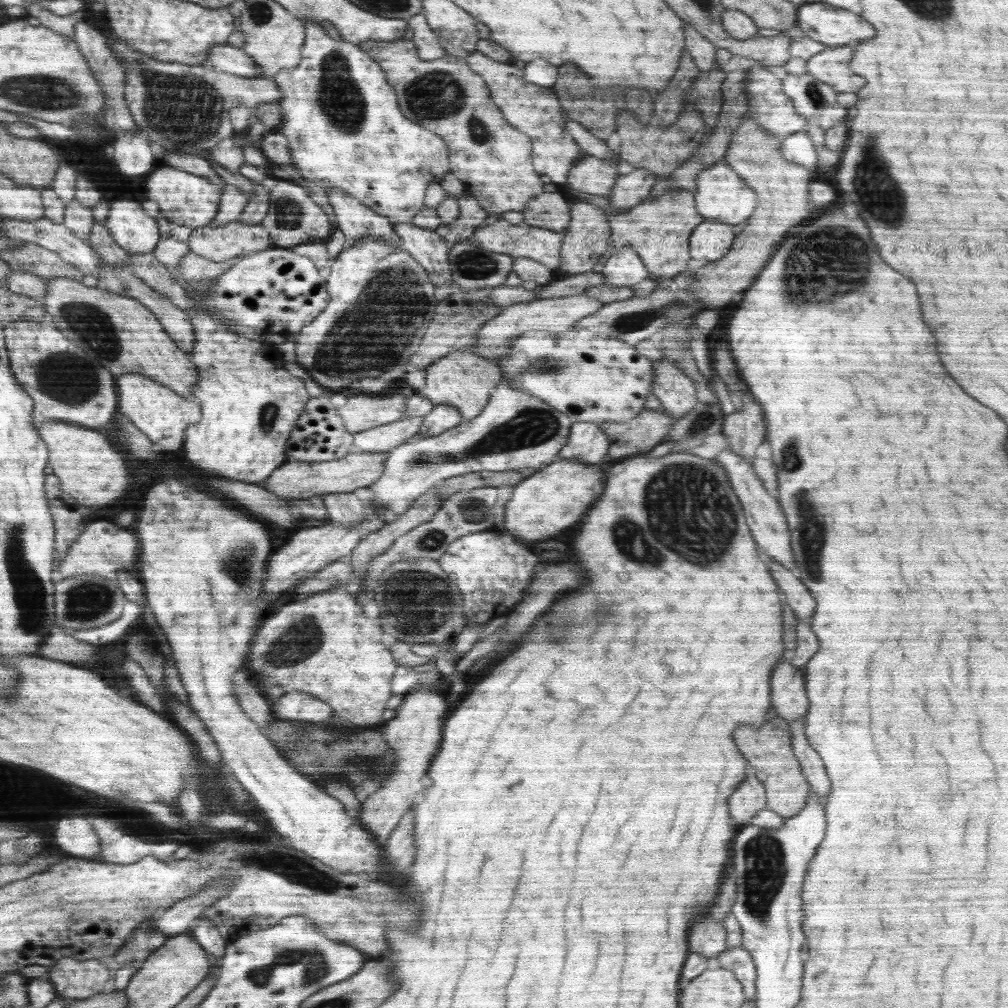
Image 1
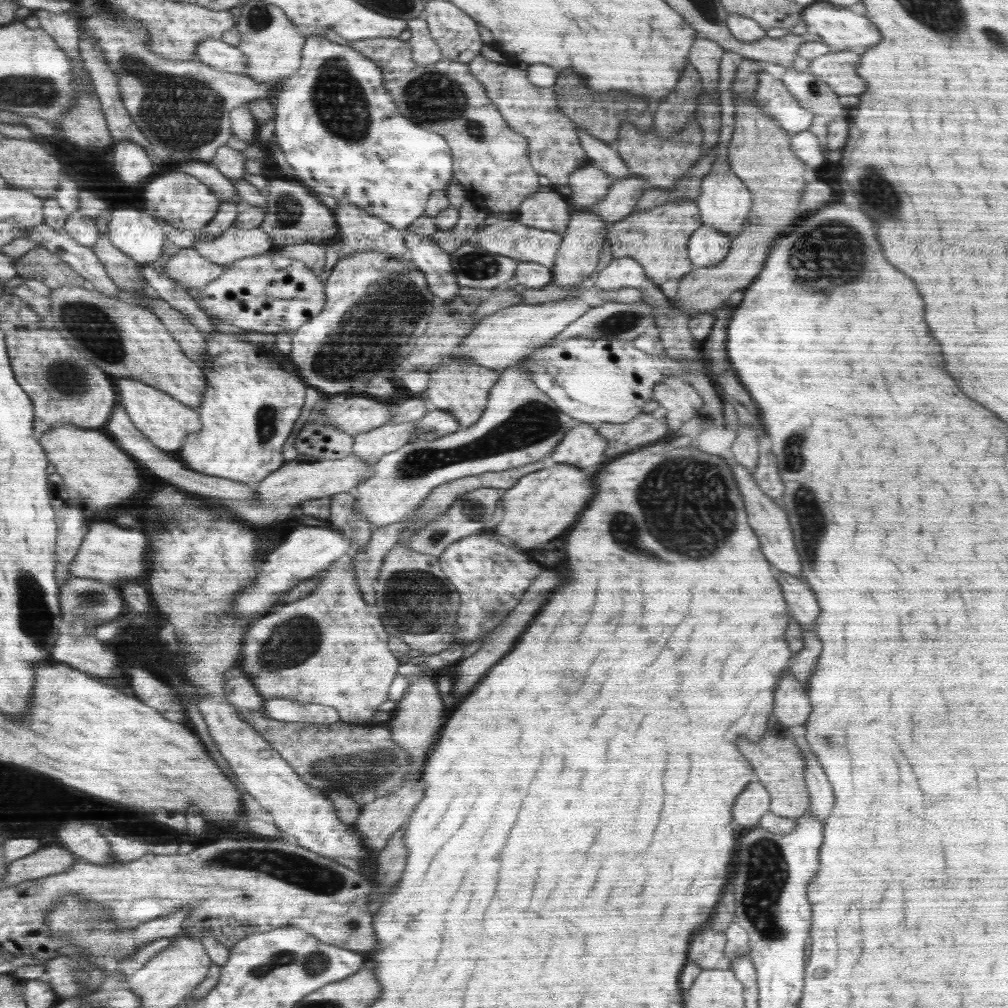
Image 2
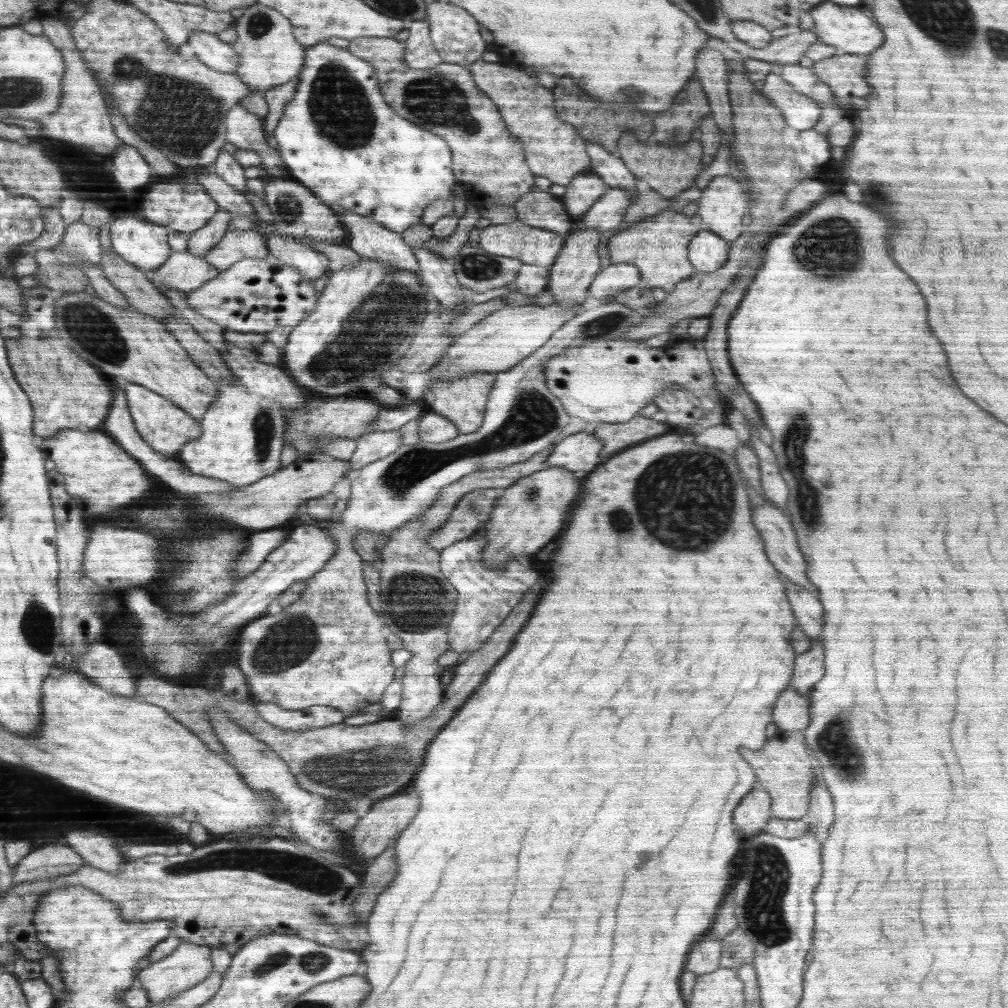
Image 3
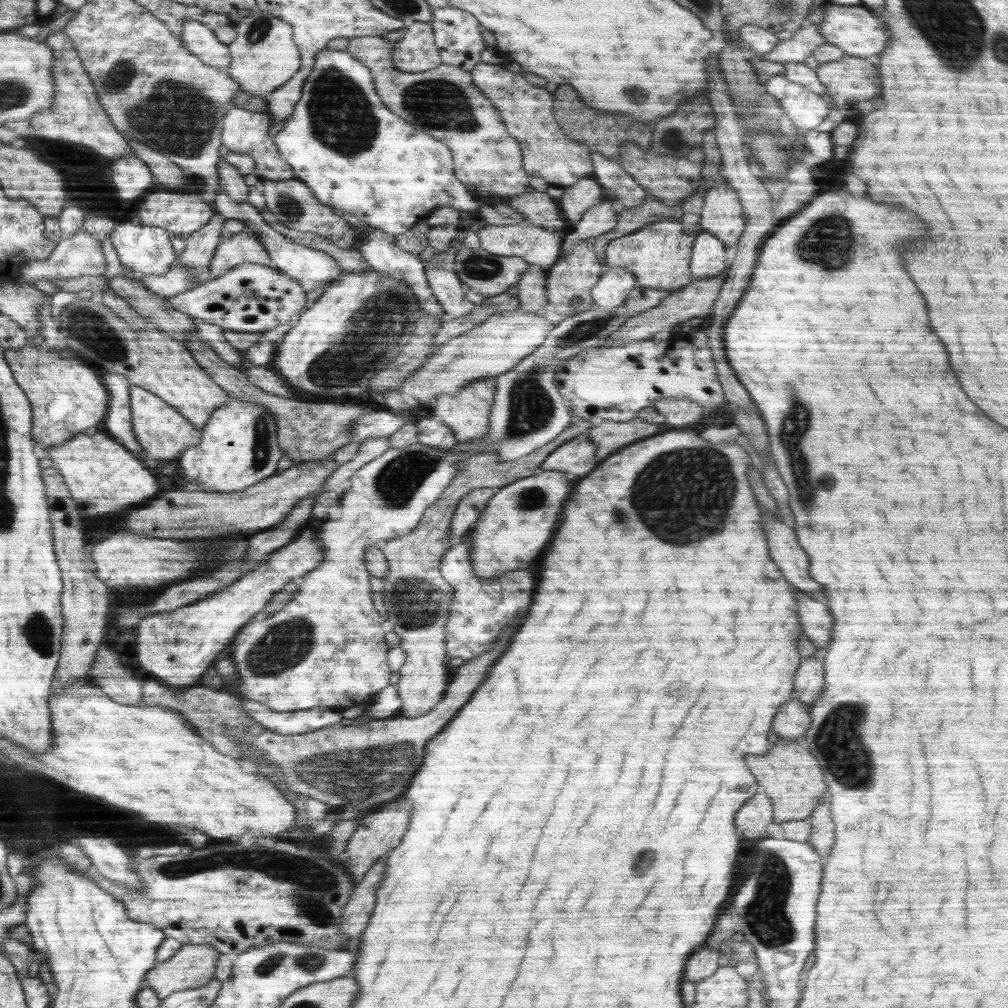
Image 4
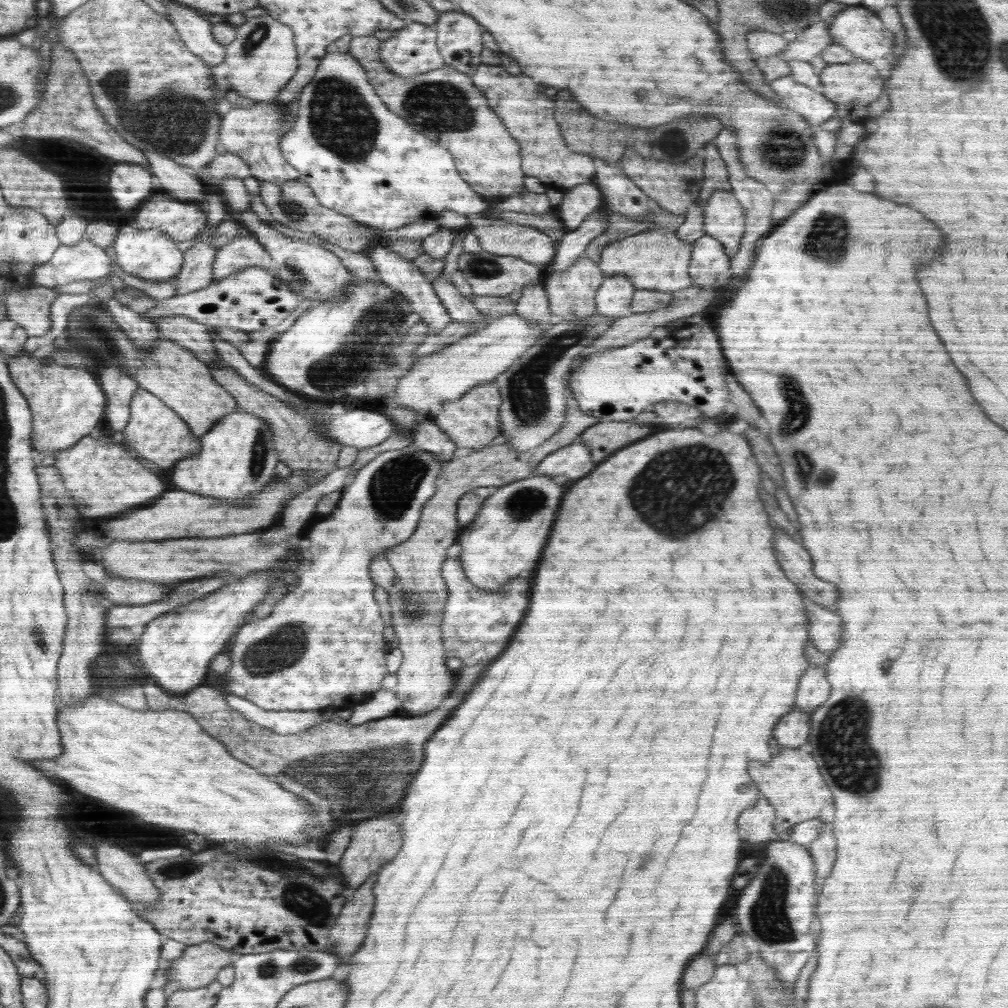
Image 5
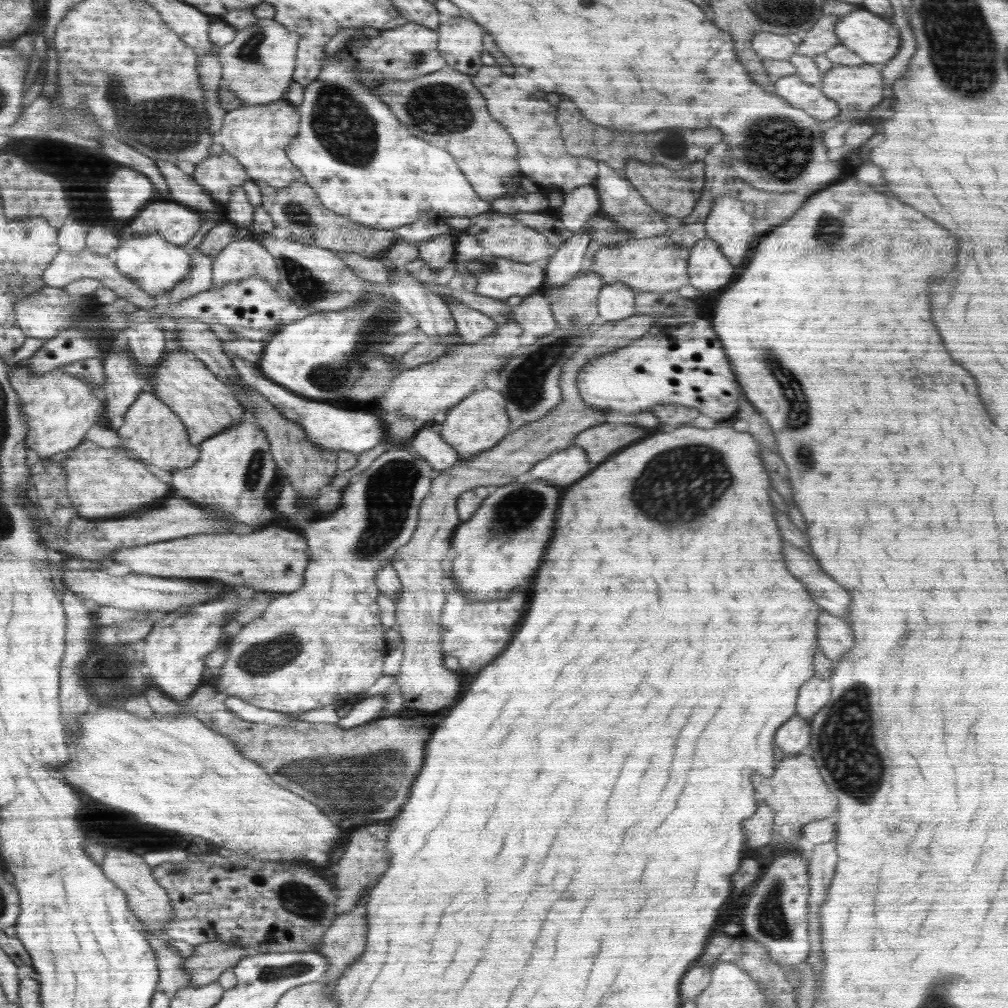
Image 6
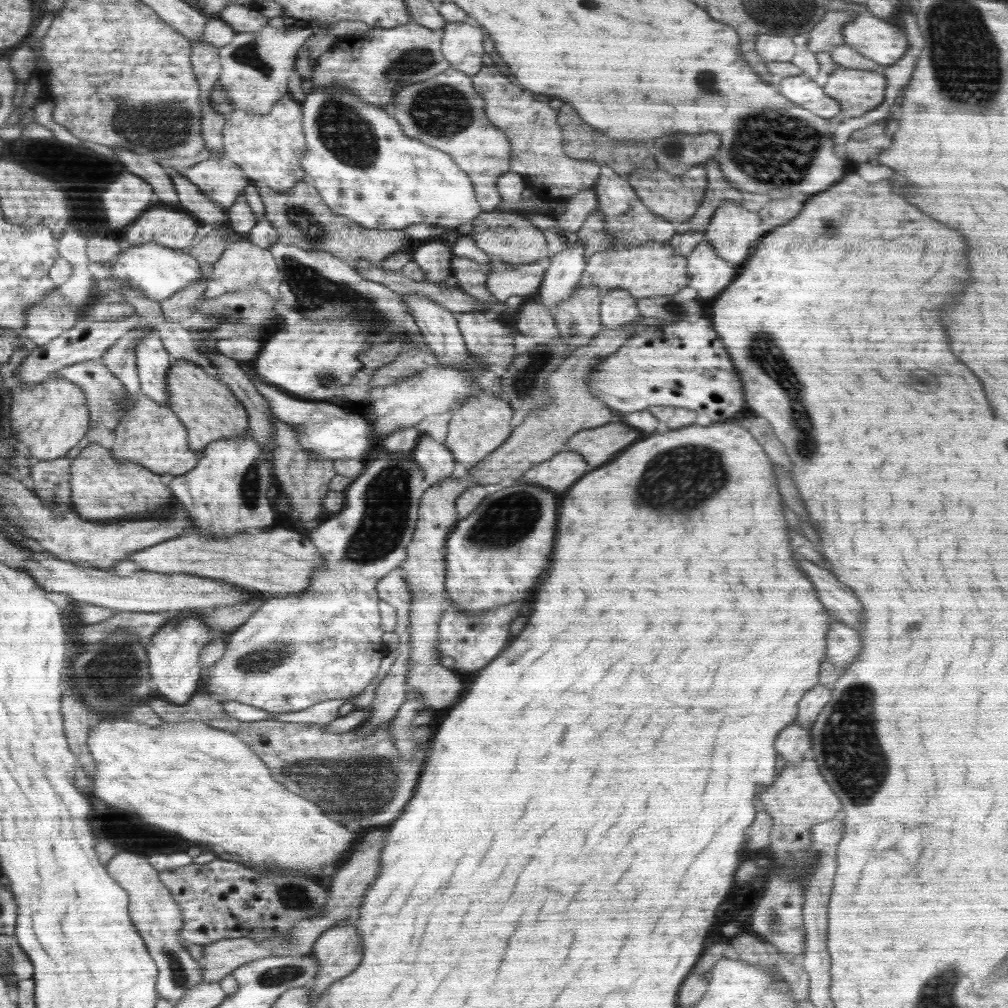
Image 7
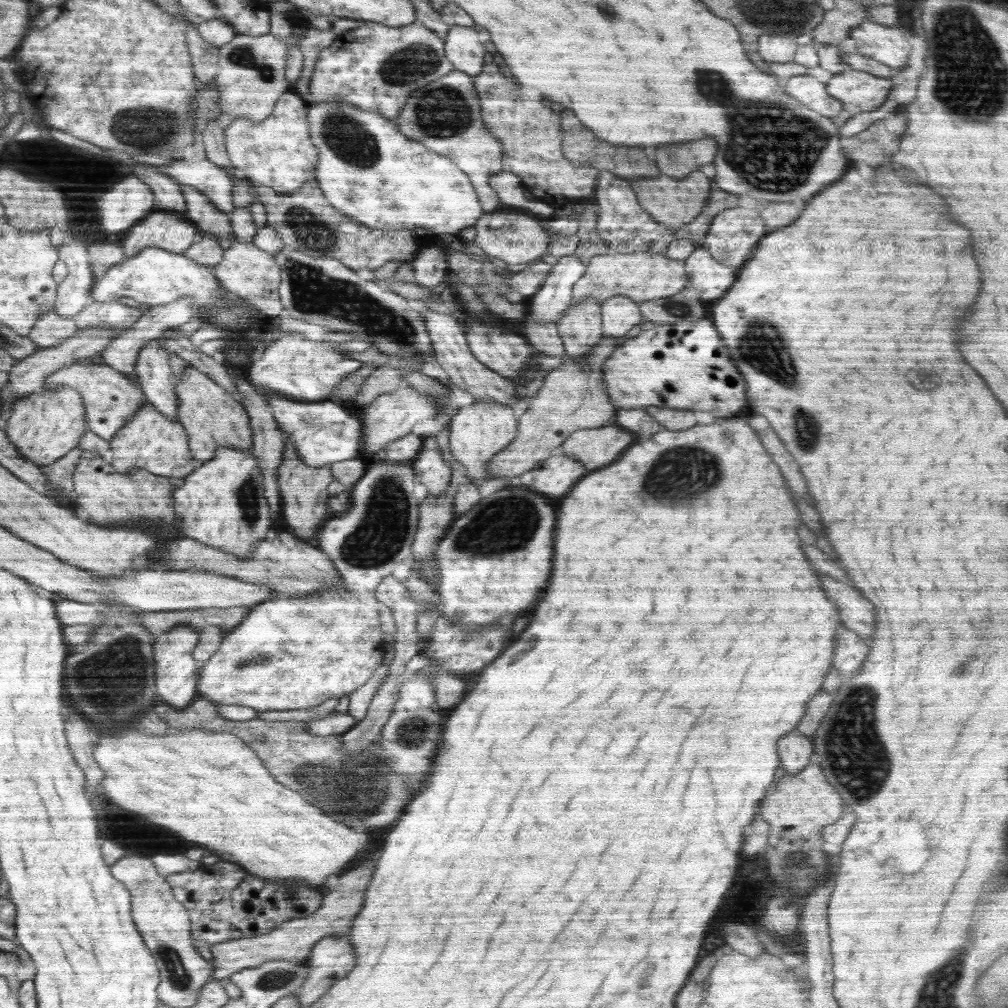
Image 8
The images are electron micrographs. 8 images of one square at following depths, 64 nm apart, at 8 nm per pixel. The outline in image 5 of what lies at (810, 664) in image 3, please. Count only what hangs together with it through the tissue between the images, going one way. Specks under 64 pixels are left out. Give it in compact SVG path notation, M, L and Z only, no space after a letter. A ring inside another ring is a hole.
M808 668L798 680L798 690L795 698L795 706L802 712L811 715L820 704L824 704L830 694L830 683L826 678L826 672L820 668Z

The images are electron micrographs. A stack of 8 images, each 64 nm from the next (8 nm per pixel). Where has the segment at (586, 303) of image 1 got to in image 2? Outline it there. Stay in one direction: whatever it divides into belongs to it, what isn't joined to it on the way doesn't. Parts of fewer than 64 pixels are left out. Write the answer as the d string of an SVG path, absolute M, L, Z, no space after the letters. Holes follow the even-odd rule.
M568 298L558 302L539 304L518 303L508 308L496 311L485 317L460 343L457 352L452 354L456 358L464 358L466 362L474 362L484 368L502 371L512 364L526 358L534 348L546 344L552 337L560 335L568 324L574 322L592 308L579 298Z

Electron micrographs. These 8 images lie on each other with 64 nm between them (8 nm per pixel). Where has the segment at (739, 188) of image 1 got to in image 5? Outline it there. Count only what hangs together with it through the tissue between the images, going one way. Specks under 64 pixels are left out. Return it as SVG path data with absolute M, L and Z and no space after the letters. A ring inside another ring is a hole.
M712 192L706 202L703 216L705 234L719 240L726 255L734 257L740 250L740 242L746 232L746 215L744 207L733 192Z

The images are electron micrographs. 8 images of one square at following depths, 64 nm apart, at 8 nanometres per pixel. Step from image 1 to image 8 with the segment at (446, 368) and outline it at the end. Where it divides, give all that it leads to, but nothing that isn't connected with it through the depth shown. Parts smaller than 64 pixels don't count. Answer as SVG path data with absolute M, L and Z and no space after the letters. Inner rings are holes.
M494 402L474 403L462 407L449 424L448 447L454 459L466 467L471 482L481 484L490 480L488 462L504 450L518 434L518 419L512 407Z

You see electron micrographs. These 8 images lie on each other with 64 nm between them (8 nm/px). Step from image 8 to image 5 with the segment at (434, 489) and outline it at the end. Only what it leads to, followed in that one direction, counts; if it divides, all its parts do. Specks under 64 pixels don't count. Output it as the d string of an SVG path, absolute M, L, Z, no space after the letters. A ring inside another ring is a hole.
M426 419L415 426L412 443L424 452L440 458L440 464L451 461L457 446L450 436L435 422L435 419Z

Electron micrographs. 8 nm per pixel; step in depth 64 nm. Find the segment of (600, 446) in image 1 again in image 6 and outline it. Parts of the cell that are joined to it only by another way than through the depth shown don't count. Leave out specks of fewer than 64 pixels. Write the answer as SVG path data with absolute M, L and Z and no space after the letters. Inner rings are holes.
M571 445L534 464L532 469L520 475L517 481L544 480L547 484L552 484L564 491L572 483L588 474L590 470L588 464L587 452Z

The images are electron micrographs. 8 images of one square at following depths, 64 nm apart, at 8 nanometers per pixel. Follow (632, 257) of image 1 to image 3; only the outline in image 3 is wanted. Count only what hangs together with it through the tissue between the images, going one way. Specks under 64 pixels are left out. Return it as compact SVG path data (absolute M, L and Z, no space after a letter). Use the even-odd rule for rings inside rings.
M621 262L602 269L589 291L592 298L600 301L600 304L610 304L618 294L638 287L640 283L638 270L632 264Z

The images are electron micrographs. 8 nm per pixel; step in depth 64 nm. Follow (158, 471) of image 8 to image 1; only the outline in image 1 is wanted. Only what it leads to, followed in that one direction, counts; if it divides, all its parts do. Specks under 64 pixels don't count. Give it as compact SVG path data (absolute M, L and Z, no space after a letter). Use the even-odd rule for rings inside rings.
M138 372L120 375L119 380L120 412L138 427L157 447L164 450L178 450L185 440L188 426L198 424L201 407L195 398L180 397L164 384L158 384L148 376Z

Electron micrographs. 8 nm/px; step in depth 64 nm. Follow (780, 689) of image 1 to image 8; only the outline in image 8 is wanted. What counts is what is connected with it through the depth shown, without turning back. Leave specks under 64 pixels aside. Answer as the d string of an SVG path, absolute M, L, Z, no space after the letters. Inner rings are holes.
M796 729L784 735L784 738L778 742L777 748L780 763L786 775L803 772L804 768L815 760L812 741L800 737Z

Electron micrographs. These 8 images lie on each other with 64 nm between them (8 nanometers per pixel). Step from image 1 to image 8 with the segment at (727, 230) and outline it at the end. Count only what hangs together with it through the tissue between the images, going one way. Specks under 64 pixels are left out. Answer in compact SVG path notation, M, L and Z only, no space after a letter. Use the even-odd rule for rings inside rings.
M704 246L696 248L691 254L683 262L689 279L687 288L692 290L702 302L714 302L722 298L737 279L737 271L732 267L719 264L719 261L709 256L710 252Z

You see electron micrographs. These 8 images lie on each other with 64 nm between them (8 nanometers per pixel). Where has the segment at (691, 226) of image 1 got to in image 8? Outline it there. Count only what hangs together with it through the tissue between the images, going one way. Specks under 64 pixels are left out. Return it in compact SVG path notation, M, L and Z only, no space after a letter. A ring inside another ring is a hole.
M609 251L596 256L585 267L584 275L574 284L571 304L582 303L587 299L601 304L616 296L642 303L679 294L689 285L684 261L670 260L665 254L666 252L660 252L660 255L654 255L654 252L642 251L623 254Z

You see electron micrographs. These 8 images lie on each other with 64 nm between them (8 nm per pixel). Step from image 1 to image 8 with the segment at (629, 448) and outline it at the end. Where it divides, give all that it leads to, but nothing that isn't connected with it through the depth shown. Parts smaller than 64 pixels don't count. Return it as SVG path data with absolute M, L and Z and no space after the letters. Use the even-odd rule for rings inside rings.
M611 423L602 428L573 432L560 445L558 453L572 456L587 470L598 470L618 460L634 440L634 434Z

